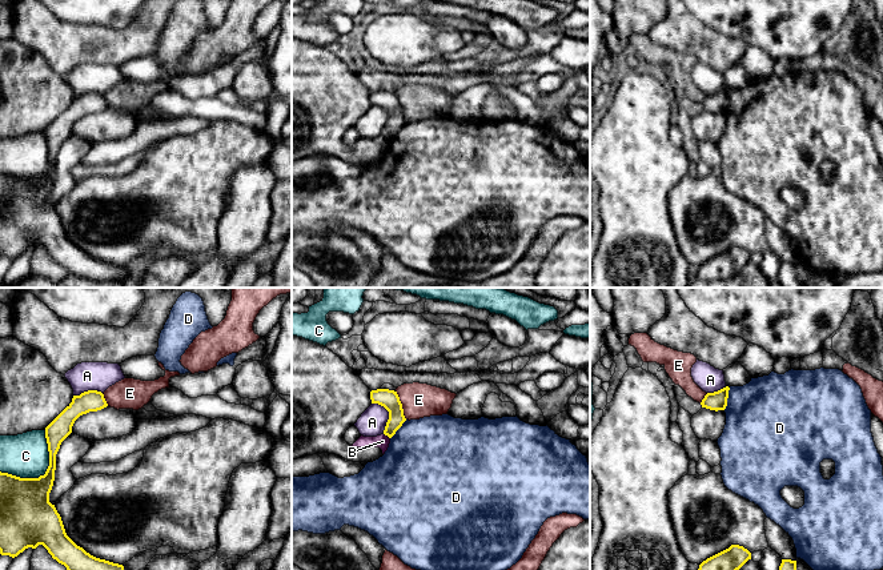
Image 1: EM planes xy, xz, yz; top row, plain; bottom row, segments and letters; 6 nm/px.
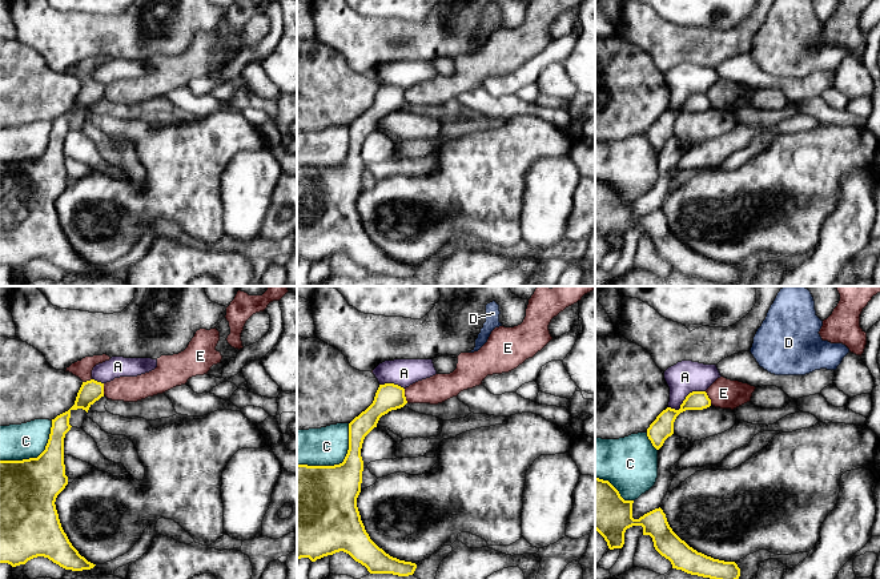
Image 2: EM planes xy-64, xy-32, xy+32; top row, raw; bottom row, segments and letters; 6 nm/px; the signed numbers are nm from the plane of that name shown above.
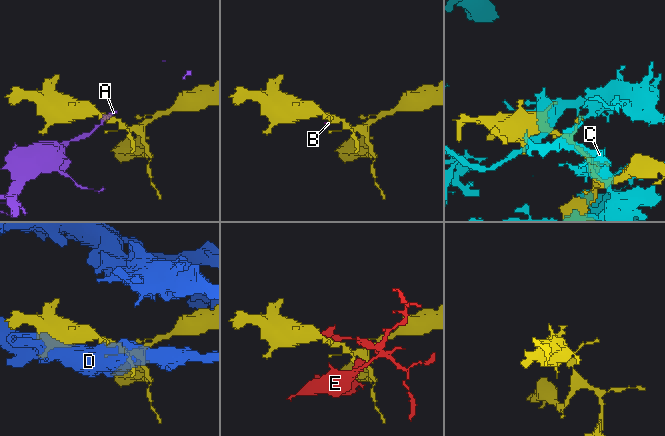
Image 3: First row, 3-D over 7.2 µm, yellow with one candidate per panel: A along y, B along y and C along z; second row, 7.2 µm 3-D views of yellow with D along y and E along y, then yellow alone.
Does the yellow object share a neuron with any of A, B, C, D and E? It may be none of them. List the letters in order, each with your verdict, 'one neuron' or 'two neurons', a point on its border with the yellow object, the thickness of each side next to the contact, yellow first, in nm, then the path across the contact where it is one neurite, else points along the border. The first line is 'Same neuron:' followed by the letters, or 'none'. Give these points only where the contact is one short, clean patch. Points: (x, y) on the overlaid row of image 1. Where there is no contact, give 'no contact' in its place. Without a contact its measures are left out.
Same neuron: C
A: two neurons; contact xz (389, 414); calibres 110 and 160 nm; border xz (372, 402), (380, 404), (388, 412), (388, 421), (382, 433)
B: two neurons; contact xz (386, 434); calibres 110 and 90 nm; border xz (384, 433), (389, 438)
C: one neuron; contact xy (44, 474); calibres 300 and 260 nm
D: two neurons; contact yz (727, 397); calibres 110 and 460 nm
E: two neurons; contact xz (401, 405); calibres 110 and 200 nm

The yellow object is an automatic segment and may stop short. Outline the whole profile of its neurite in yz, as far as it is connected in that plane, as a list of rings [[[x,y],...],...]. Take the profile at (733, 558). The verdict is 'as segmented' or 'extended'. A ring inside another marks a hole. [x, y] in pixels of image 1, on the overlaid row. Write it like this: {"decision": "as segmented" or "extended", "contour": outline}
{"decision": "as segmented", "contour": [[[731,545],[703,561],[698,570],[739,570],[748,559],[751,559],[751,553],[747,549]]]}

